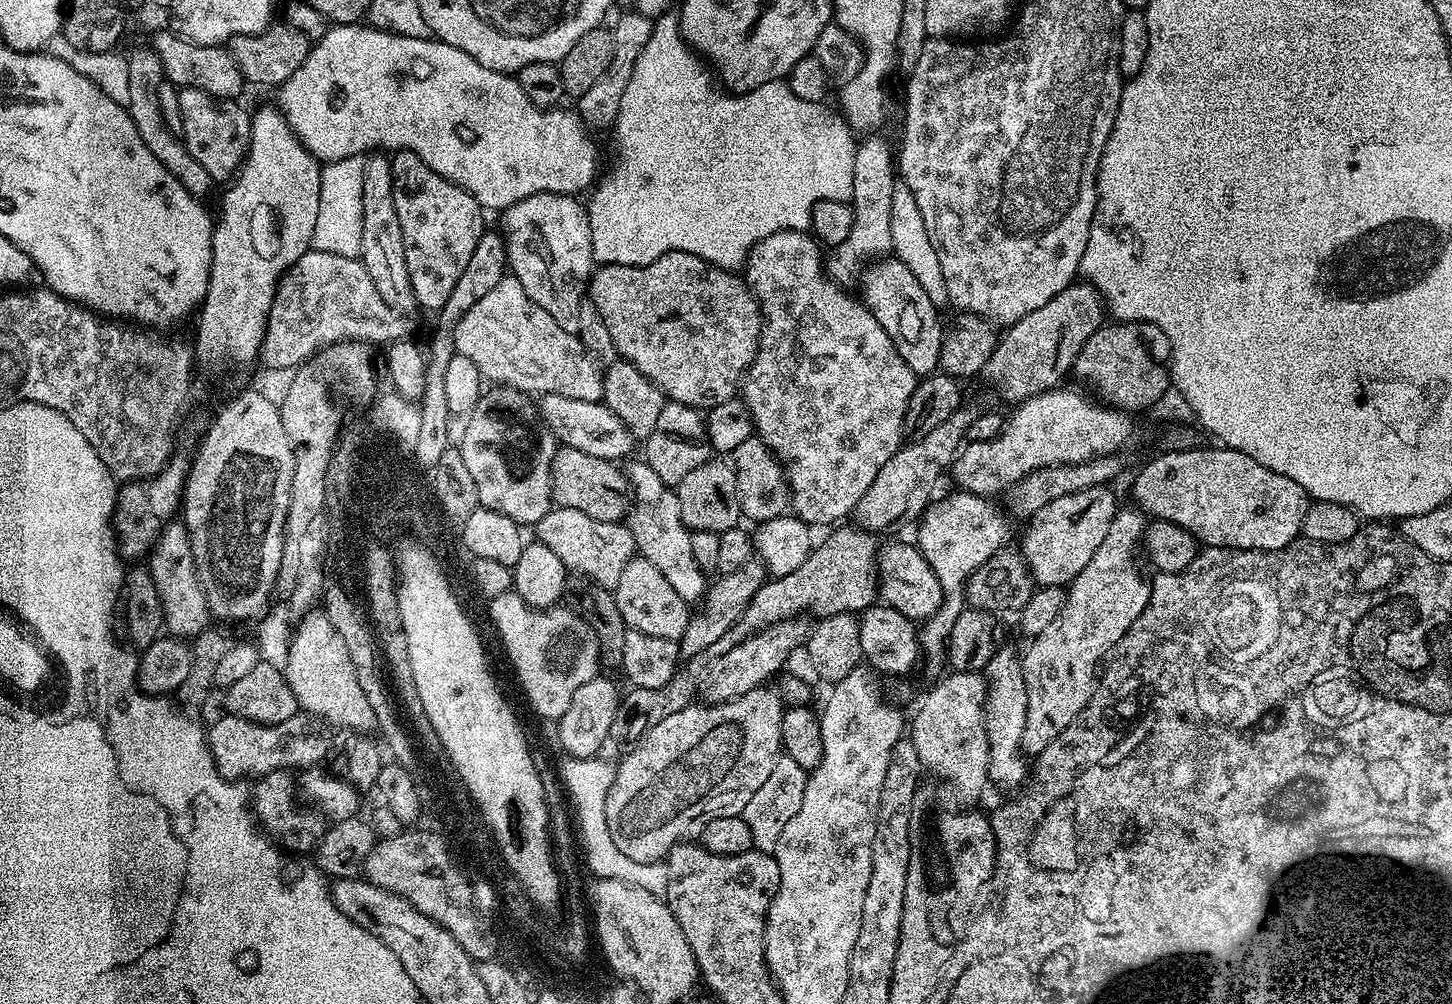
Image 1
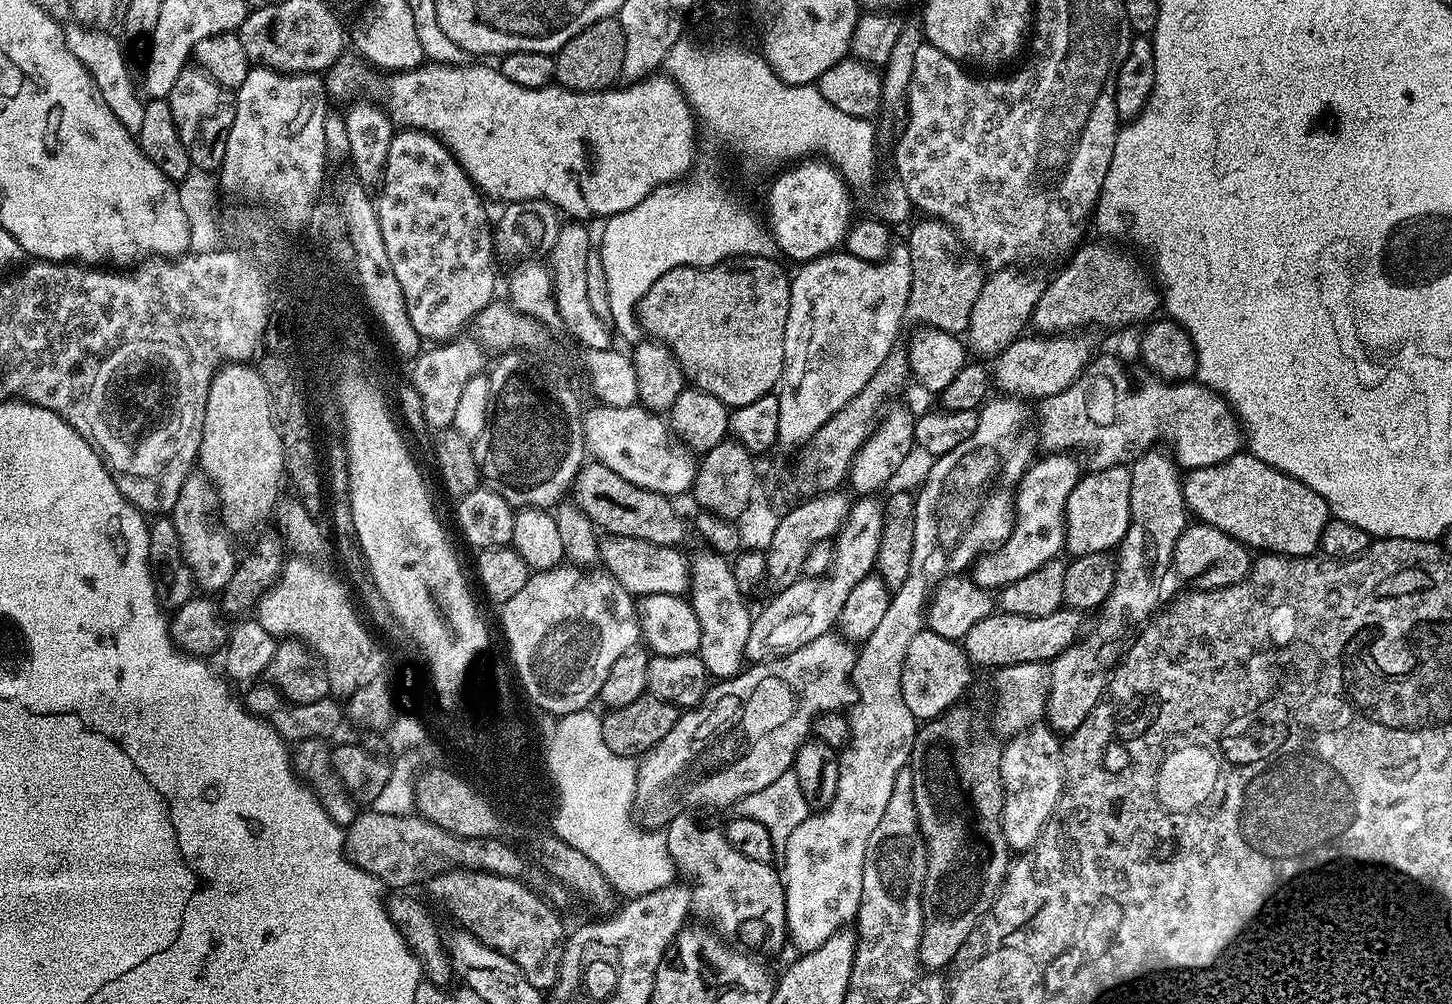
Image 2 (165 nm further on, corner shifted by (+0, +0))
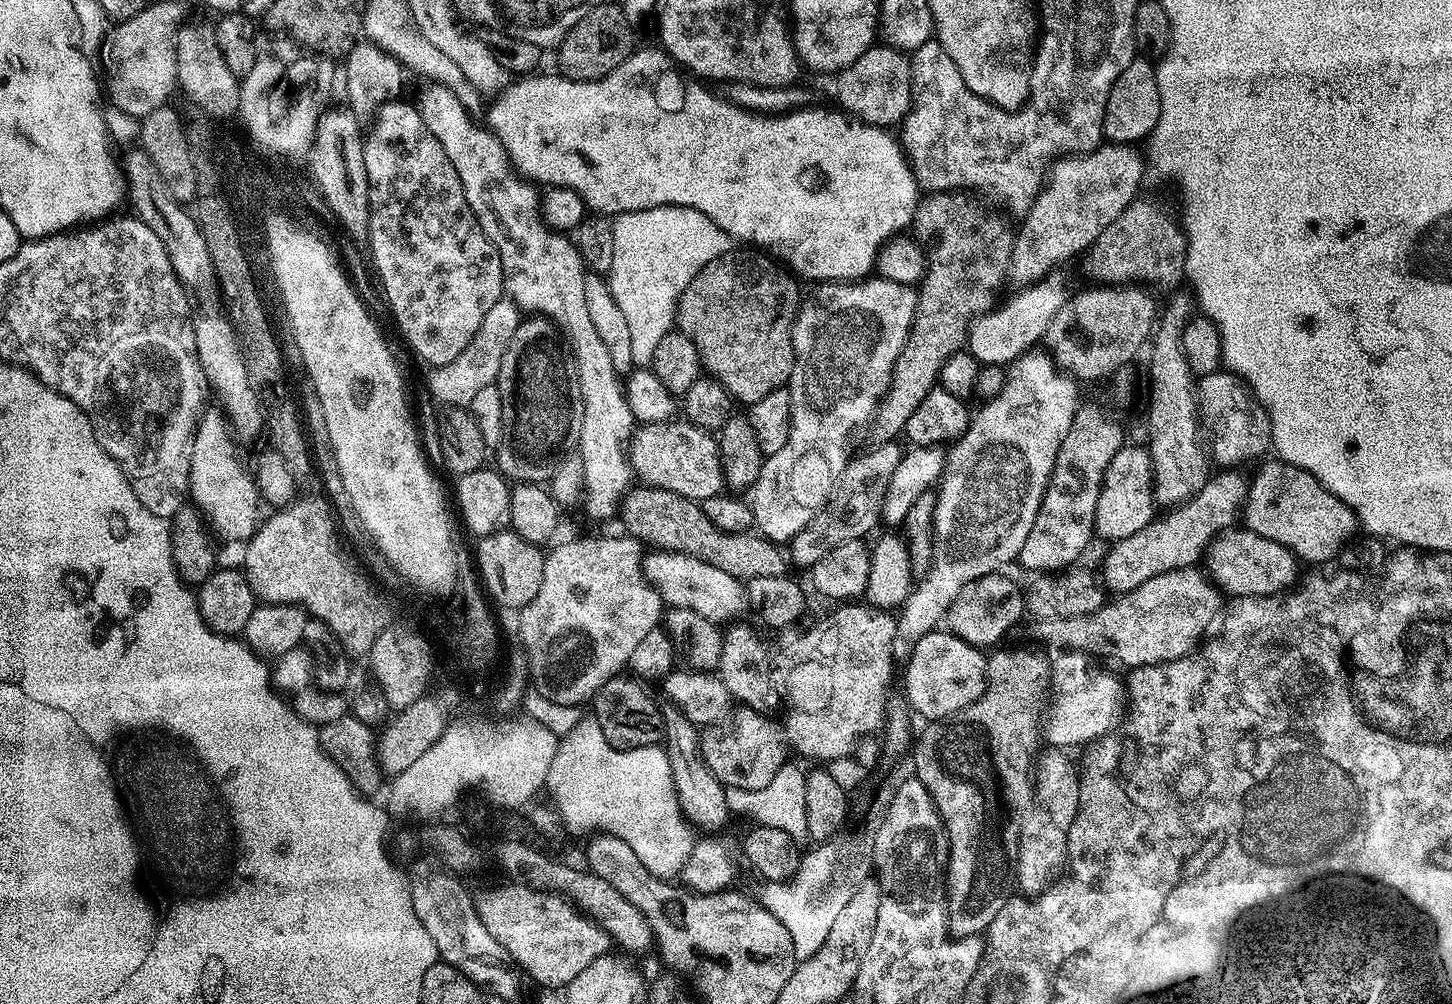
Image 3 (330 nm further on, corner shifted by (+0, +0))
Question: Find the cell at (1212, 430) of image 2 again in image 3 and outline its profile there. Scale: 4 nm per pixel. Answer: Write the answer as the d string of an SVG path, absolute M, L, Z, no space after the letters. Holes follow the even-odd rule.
M1221 370L1199 377L1198 415L1203 431L1212 435L1211 459L1215 463L1217 460L1225 469L1235 469L1243 460L1259 461L1269 455L1267 452L1272 448L1272 427L1268 412L1234 373Z

